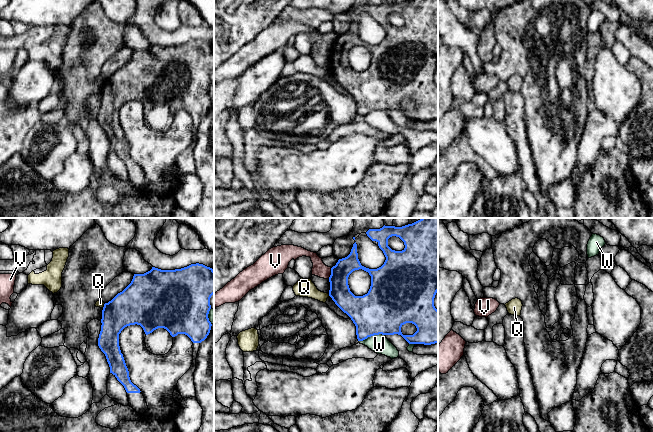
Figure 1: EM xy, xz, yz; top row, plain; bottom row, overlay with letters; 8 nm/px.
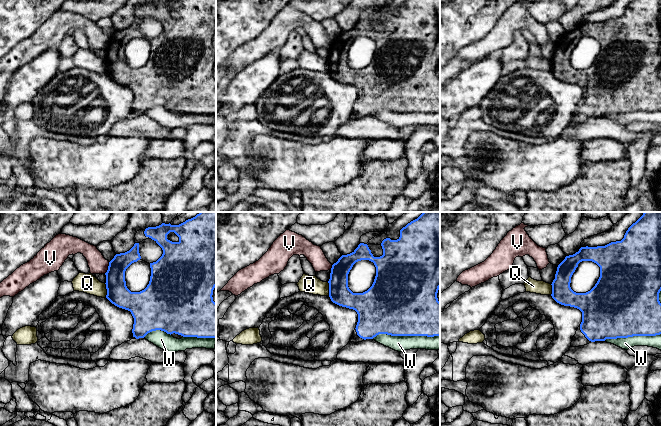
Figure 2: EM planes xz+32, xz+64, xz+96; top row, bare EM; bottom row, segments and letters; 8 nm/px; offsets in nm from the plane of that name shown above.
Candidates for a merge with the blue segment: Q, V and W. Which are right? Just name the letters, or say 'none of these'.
none of these

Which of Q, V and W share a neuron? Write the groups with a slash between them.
Q / V / W

